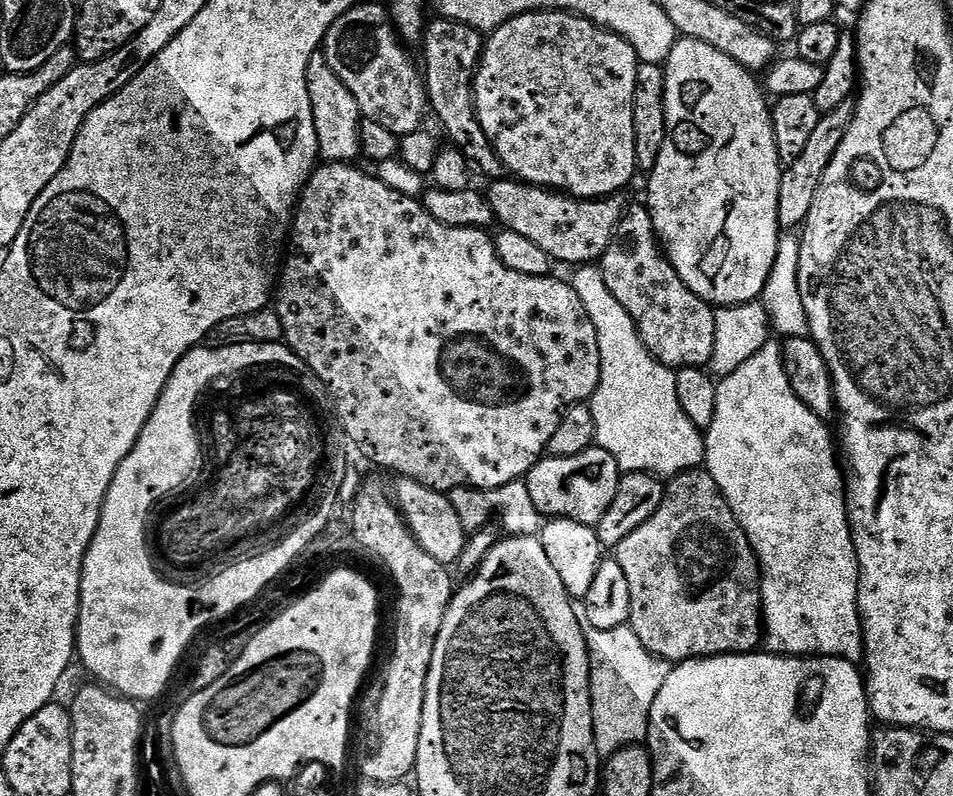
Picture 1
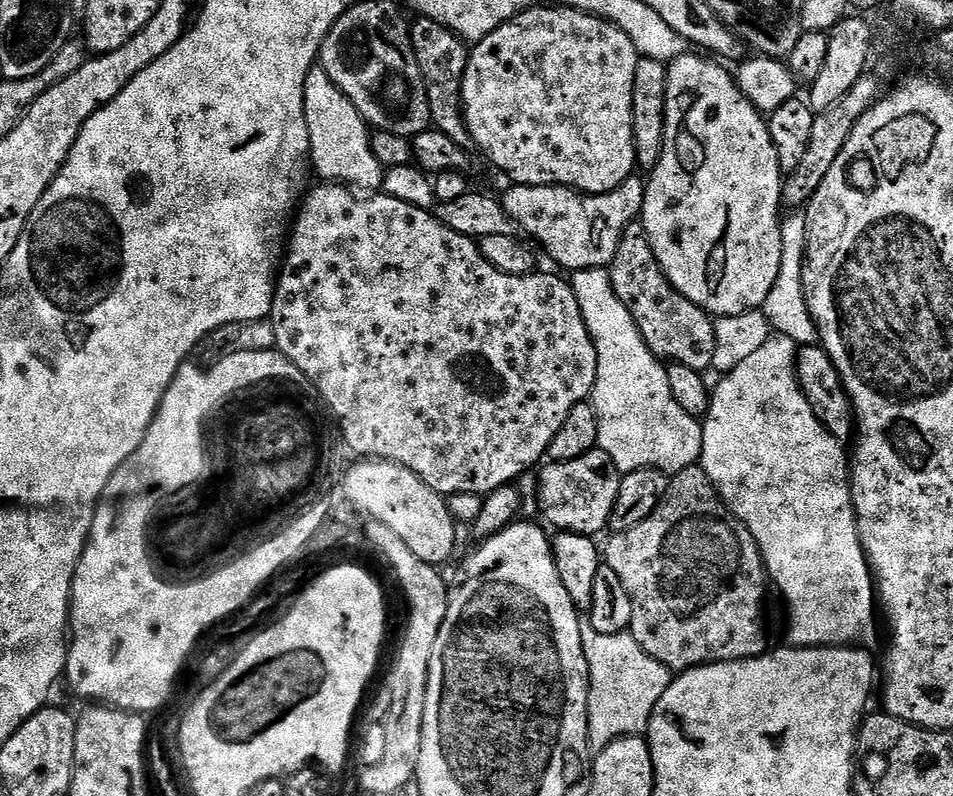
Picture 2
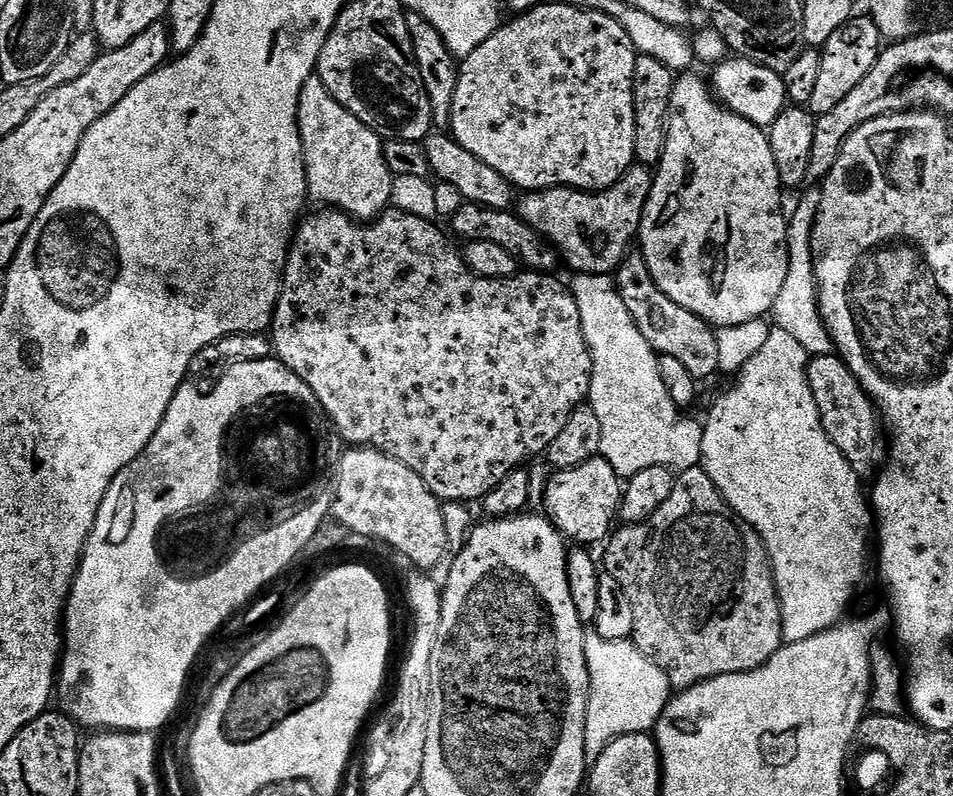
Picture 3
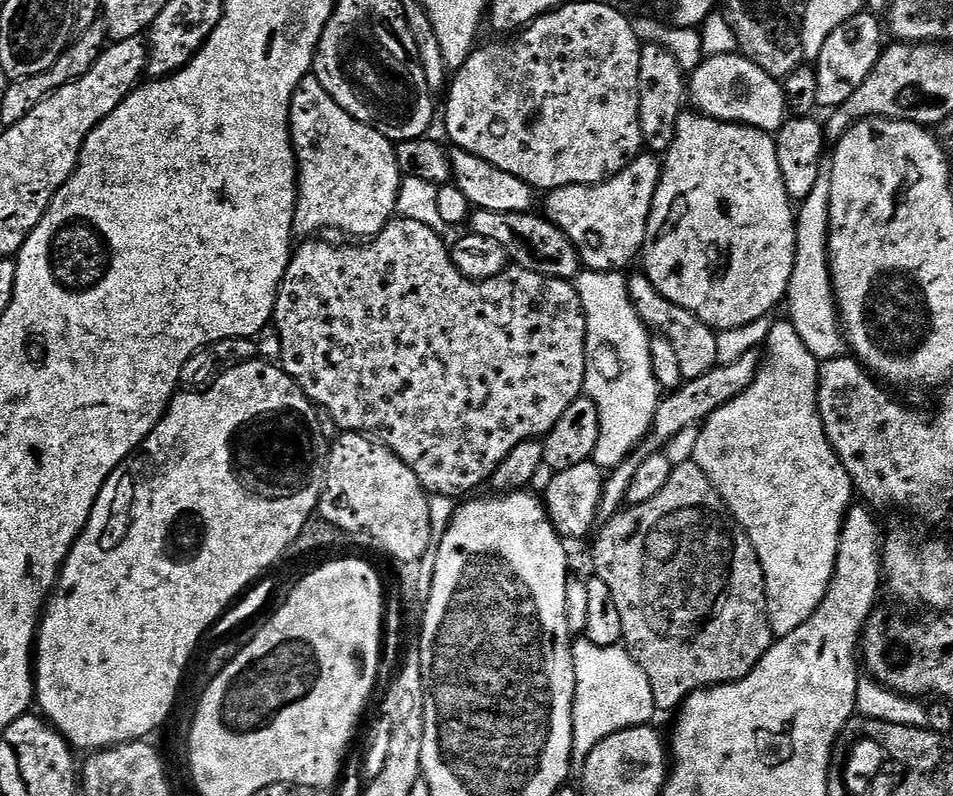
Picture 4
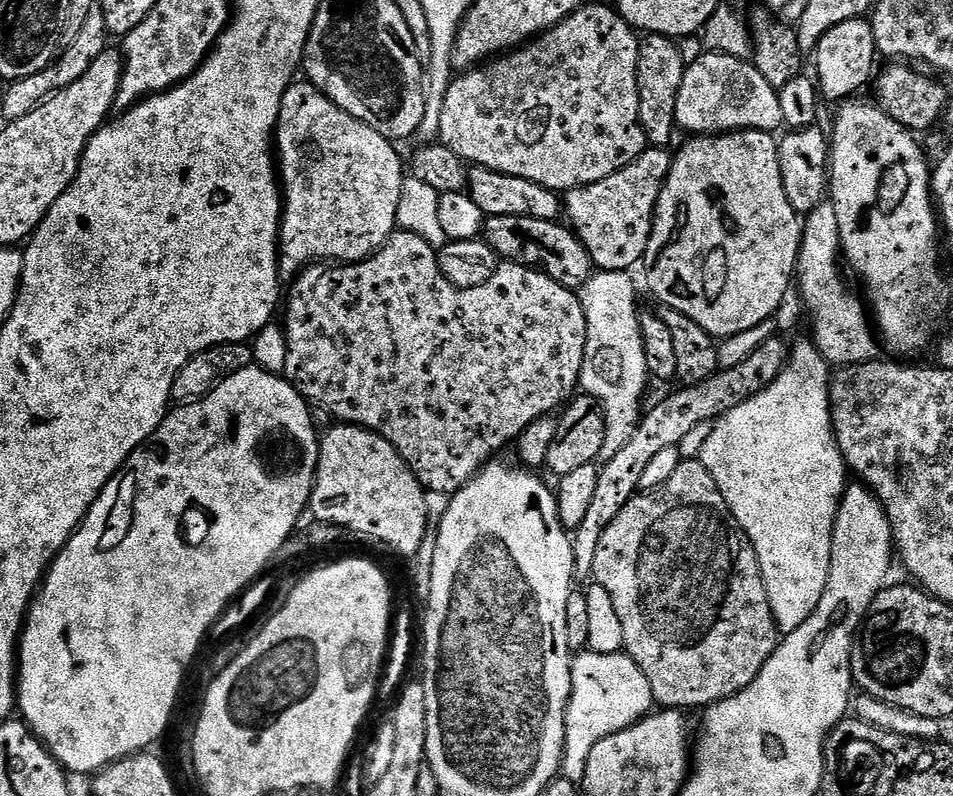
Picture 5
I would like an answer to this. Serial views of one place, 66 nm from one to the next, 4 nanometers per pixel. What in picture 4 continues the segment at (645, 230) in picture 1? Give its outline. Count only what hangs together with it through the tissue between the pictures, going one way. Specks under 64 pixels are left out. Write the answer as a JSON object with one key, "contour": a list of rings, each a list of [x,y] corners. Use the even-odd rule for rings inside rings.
{"contour":[[[634,274],[628,276],[628,293],[632,299],[634,310],[638,318],[644,323],[645,328],[651,330],[657,336],[665,336],[674,350],[678,353],[678,363],[681,366],[685,380],[702,378],[709,370],[720,364],[718,358],[718,335],[706,322],[702,322],[690,310],[670,302],[650,282],[647,274]]]}

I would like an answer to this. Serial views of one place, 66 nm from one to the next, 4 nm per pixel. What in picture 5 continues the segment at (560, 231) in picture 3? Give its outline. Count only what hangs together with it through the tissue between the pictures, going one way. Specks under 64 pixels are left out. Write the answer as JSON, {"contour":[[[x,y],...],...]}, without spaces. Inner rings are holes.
{"contour":[[[647,147],[644,153],[630,166],[610,174],[602,182],[588,184],[584,188],[574,188],[563,197],[562,204],[571,227],[586,246],[593,265],[602,272],[627,272],[635,269],[640,259],[648,256],[648,243],[652,237],[652,223],[656,220],[656,207],[664,190],[664,183],[672,170],[674,156],[667,148]]]}

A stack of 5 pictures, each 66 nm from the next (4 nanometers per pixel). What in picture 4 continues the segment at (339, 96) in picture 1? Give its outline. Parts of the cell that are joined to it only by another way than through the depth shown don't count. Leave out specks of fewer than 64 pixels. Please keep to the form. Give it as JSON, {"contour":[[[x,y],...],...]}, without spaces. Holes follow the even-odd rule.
{"contour":[[[311,74],[304,76],[302,82],[298,82],[298,90],[294,90],[294,98],[290,102],[290,126],[298,182],[293,233],[300,238],[327,233],[324,232],[327,228],[345,232],[348,238],[371,238],[380,233],[397,215],[402,173],[396,157],[396,144],[378,134],[378,130],[366,126],[366,122],[358,122],[358,118],[346,114],[346,110],[342,110],[326,90],[322,90],[322,82]]]}

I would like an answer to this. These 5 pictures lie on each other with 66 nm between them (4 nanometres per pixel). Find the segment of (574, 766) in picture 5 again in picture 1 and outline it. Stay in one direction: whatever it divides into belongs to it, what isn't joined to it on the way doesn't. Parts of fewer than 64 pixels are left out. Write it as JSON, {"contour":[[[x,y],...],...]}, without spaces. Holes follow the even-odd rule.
{"contour":[[[587,618],[581,619],[580,625],[592,660],[594,742],[600,757],[607,758],[618,750],[635,748],[647,741],[650,706],[654,706],[654,698],[658,698],[658,690],[662,690],[673,665],[646,650],[631,626],[598,630],[590,626]]]}

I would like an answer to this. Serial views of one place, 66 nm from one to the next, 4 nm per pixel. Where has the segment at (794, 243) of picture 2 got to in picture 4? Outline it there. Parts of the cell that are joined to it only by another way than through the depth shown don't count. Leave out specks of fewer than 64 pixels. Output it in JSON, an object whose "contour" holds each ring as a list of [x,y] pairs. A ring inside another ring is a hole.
{"contour":[[[822,170],[818,183],[804,200],[799,201],[796,212],[796,257],[794,274],[788,283],[787,315],[792,321],[798,338],[806,342],[806,348],[821,362],[833,360],[846,352],[846,333],[842,327],[840,310],[836,306],[836,289],[832,287],[832,265],[828,254],[830,230],[830,182],[831,171]]]}

